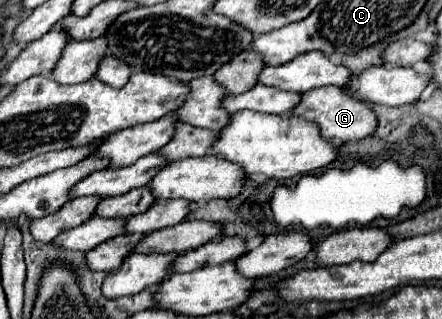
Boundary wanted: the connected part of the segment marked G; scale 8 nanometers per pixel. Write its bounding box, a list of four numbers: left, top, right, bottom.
[291,86,377,142]

